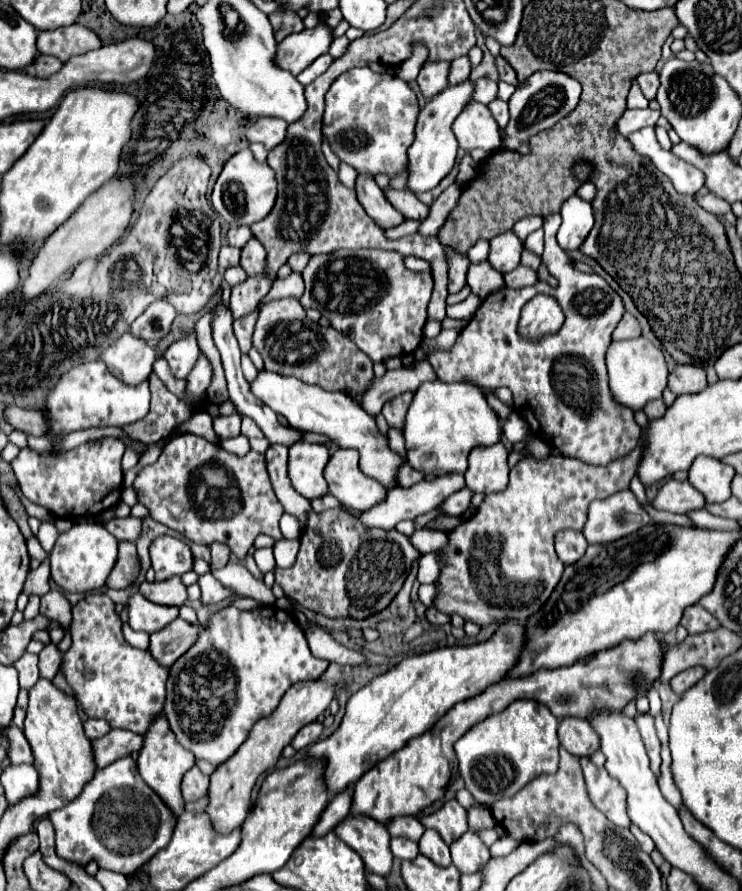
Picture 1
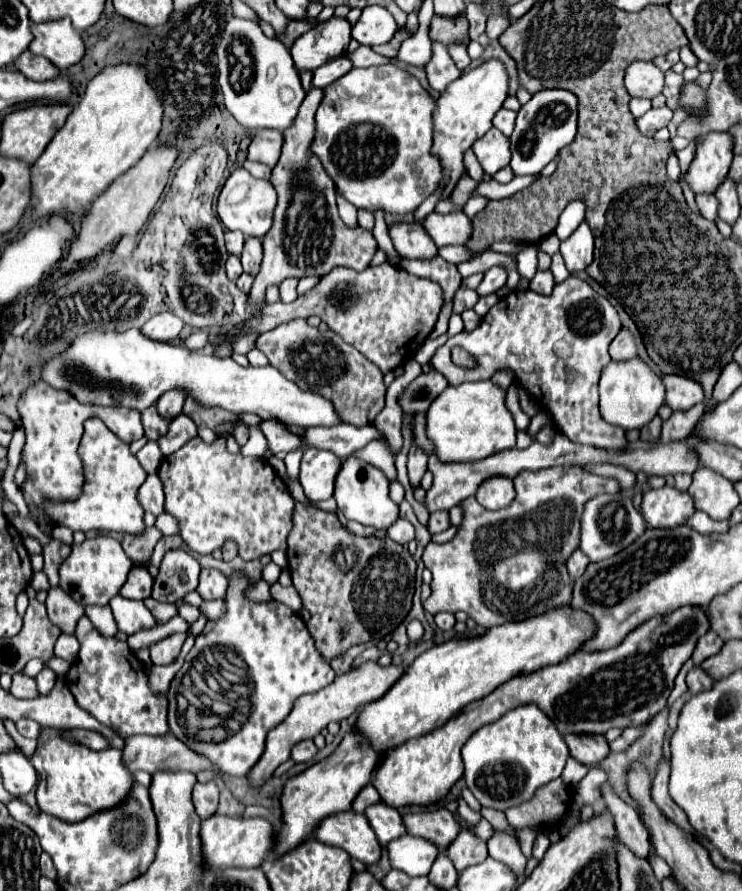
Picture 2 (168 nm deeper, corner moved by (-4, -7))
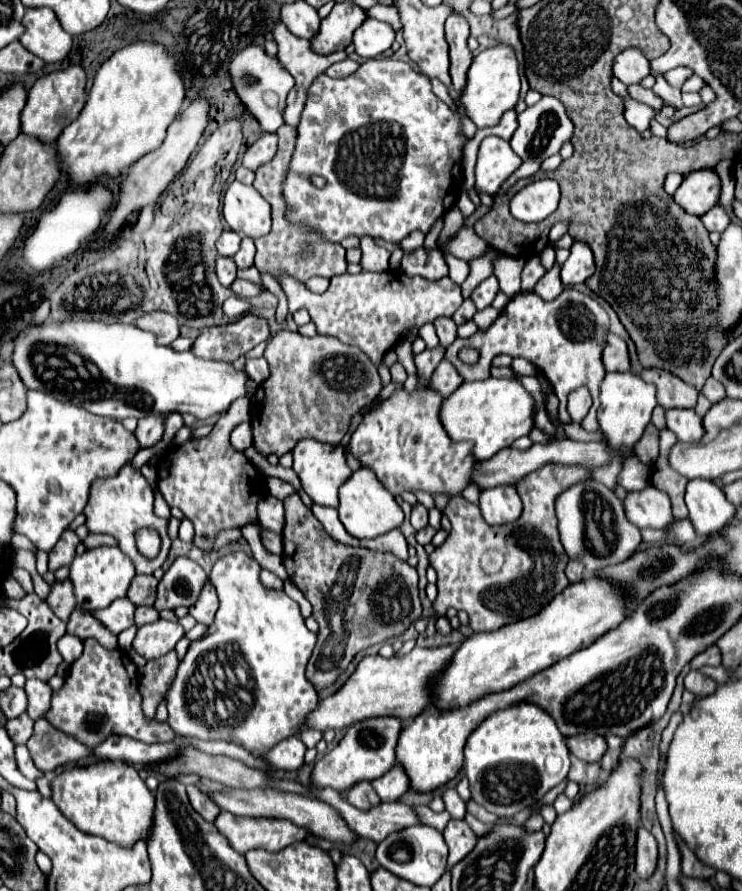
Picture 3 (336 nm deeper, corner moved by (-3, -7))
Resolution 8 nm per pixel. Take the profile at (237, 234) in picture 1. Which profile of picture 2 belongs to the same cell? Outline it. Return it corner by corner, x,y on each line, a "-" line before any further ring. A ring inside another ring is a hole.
228,231
226,233
226,249
228,249
228,253
240,257
242,247
244,247
244,235
240,231

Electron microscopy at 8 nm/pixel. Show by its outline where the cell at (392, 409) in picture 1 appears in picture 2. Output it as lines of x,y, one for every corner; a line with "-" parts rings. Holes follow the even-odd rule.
412,423
412,445
408,451
408,477
410,477
410,485
416,487
422,479
422,475
428,469
428,455
422,447
416,445
414,441
414,423

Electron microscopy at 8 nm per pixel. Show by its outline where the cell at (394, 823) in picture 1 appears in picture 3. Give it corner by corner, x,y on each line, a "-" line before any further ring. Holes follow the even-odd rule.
359,781
347,791
347,801
359,809
371,809
379,805
379,797
375,795
375,789
369,781

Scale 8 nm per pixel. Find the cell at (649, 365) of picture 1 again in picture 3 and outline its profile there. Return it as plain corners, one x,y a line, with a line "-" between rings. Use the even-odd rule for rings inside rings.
607,373
601,383
601,407
599,407
599,427
613,449
633,449
633,445
641,439
645,427
651,421
651,411
657,405
655,401
655,387
645,383
635,373

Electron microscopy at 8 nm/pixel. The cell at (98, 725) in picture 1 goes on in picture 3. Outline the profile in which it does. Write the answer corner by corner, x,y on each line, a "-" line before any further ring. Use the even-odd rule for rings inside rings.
39,719
33,727
33,735
27,741
29,755
35,767
43,773
55,771
61,765
75,763
91,755
91,751
81,745
77,739
65,735
63,731
49,725
45,719

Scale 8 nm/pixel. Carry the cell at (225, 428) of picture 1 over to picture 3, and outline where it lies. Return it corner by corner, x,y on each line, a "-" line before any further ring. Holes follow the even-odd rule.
241,423
231,431
231,445
237,451
245,451
247,447
253,445
253,435
251,435
251,425
249,423

